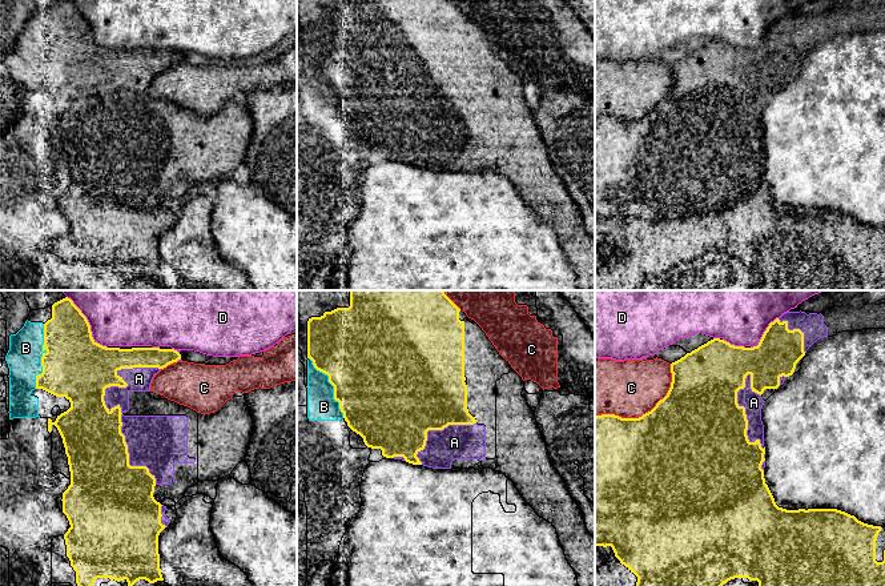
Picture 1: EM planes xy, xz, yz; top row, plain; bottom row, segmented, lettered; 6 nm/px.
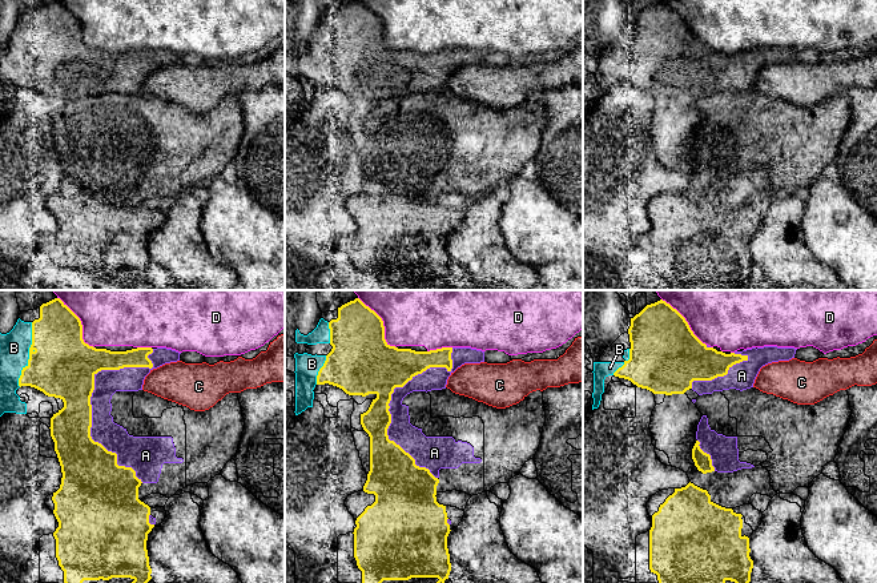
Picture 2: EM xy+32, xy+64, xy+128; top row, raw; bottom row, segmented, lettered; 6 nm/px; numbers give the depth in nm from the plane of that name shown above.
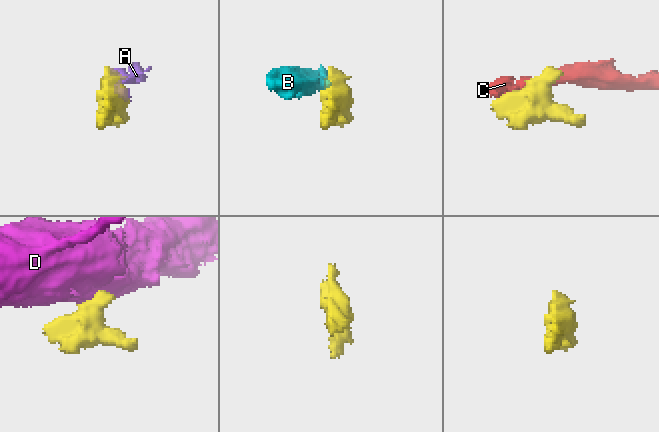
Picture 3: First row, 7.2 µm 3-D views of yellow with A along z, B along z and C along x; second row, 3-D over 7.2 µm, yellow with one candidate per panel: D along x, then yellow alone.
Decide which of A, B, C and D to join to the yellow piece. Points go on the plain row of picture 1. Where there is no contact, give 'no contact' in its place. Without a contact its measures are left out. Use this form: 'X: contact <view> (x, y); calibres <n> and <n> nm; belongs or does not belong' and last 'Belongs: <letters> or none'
A: contact xy (120, 120); calibres 360 and 130 nm; does not belong
B: contact xy (41, 59); calibres 380 and 200 nm; does not belong
C: contact yz (646, 115); calibres 500 and 340 nm; does not belong
D: contact xy (89, 27); calibres 360 and 280 nm; does not belong
Belongs: none

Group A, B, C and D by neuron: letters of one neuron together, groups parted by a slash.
A B / C / D

